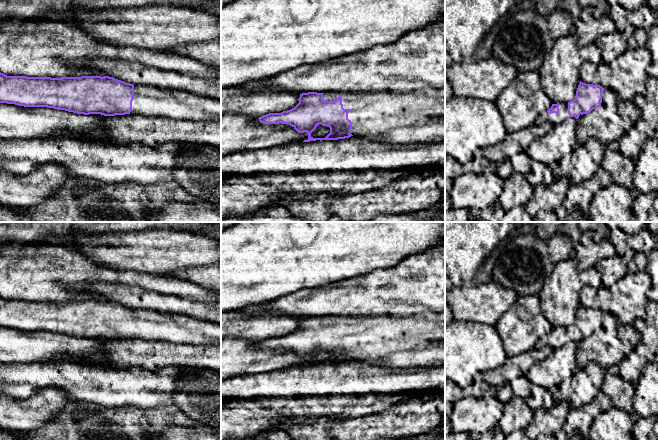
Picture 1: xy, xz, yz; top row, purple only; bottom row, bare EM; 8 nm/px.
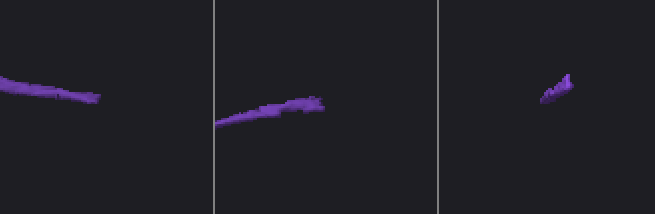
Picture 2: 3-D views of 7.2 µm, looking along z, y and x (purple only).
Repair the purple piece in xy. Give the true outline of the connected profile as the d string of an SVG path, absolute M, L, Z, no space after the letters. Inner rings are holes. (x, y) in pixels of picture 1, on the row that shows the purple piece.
M0 72L0 103L24 107L47 107L77 114L115 116L140 114L175 120L221 122L221 100L183 90L133 85L109 76L27 77L7 76Z

